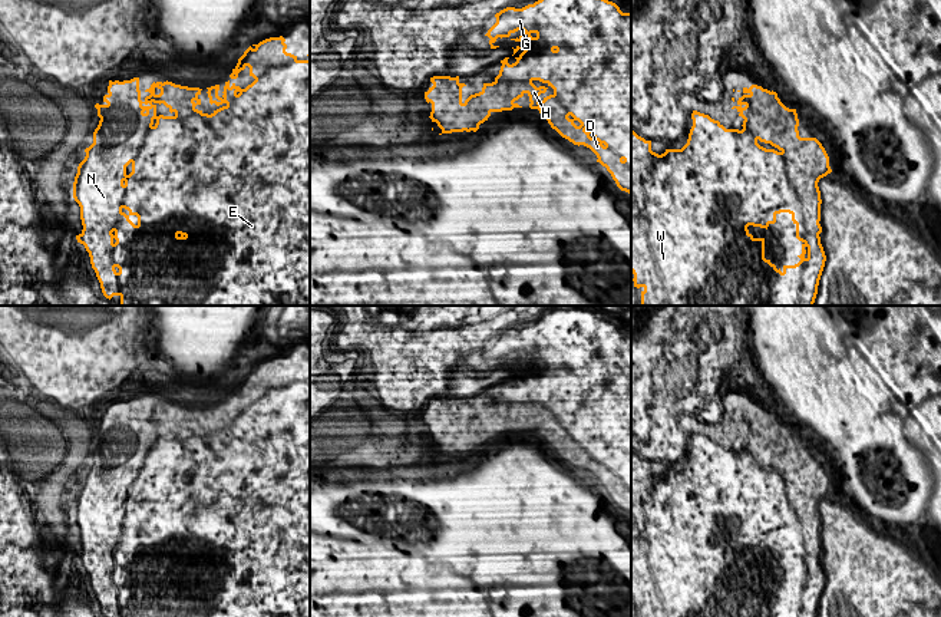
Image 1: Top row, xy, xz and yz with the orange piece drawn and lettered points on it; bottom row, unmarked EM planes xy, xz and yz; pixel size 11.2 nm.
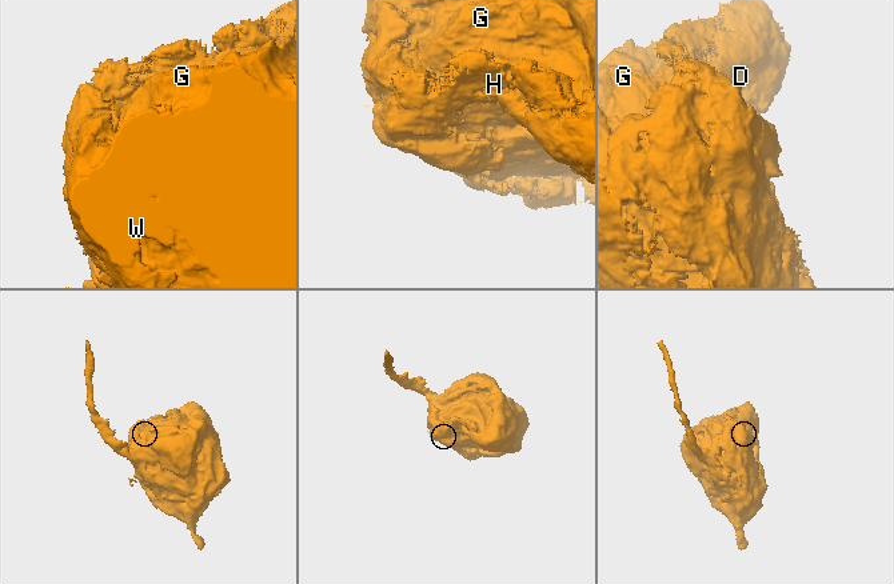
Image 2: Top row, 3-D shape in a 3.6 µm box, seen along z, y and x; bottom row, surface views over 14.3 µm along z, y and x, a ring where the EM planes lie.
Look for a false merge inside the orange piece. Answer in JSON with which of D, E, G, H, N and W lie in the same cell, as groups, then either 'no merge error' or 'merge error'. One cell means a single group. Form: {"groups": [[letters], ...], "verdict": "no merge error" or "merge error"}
{"groups": [["D", "E", "G", "H", "N", "W"]], "verdict": "no merge error"}

